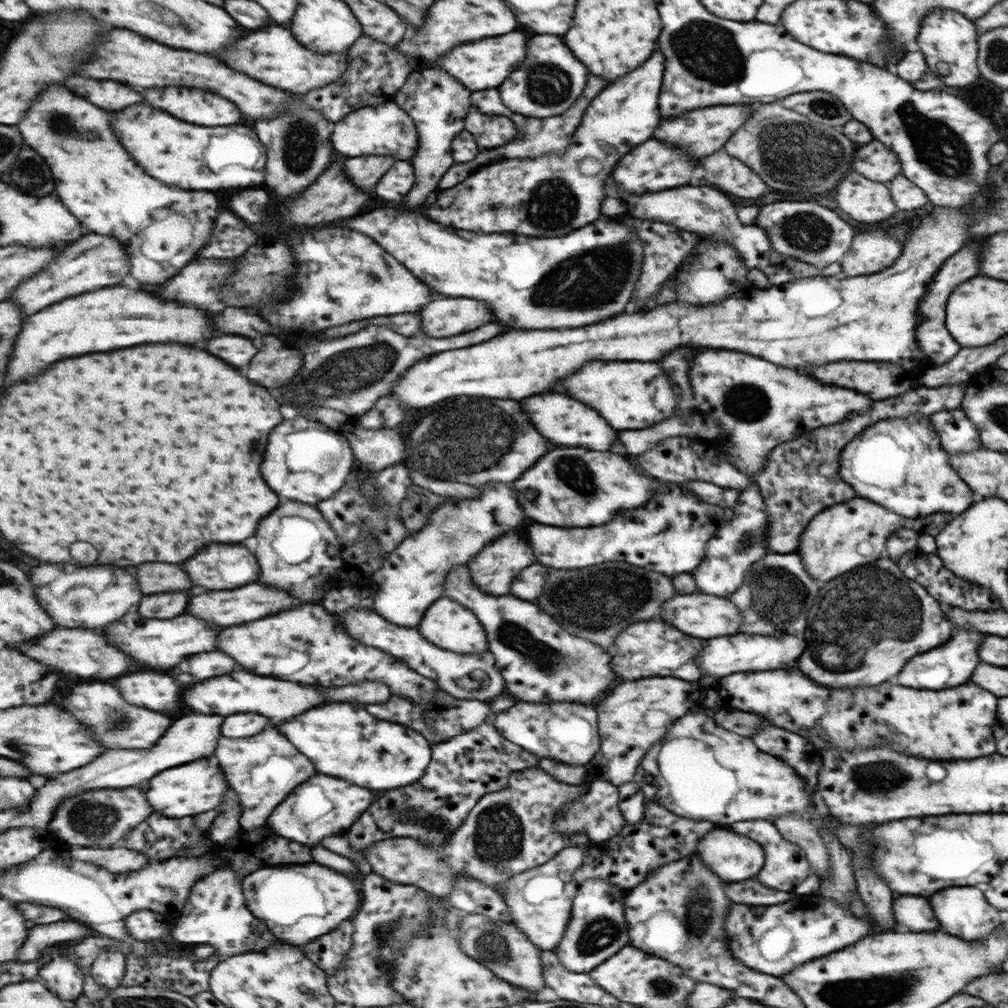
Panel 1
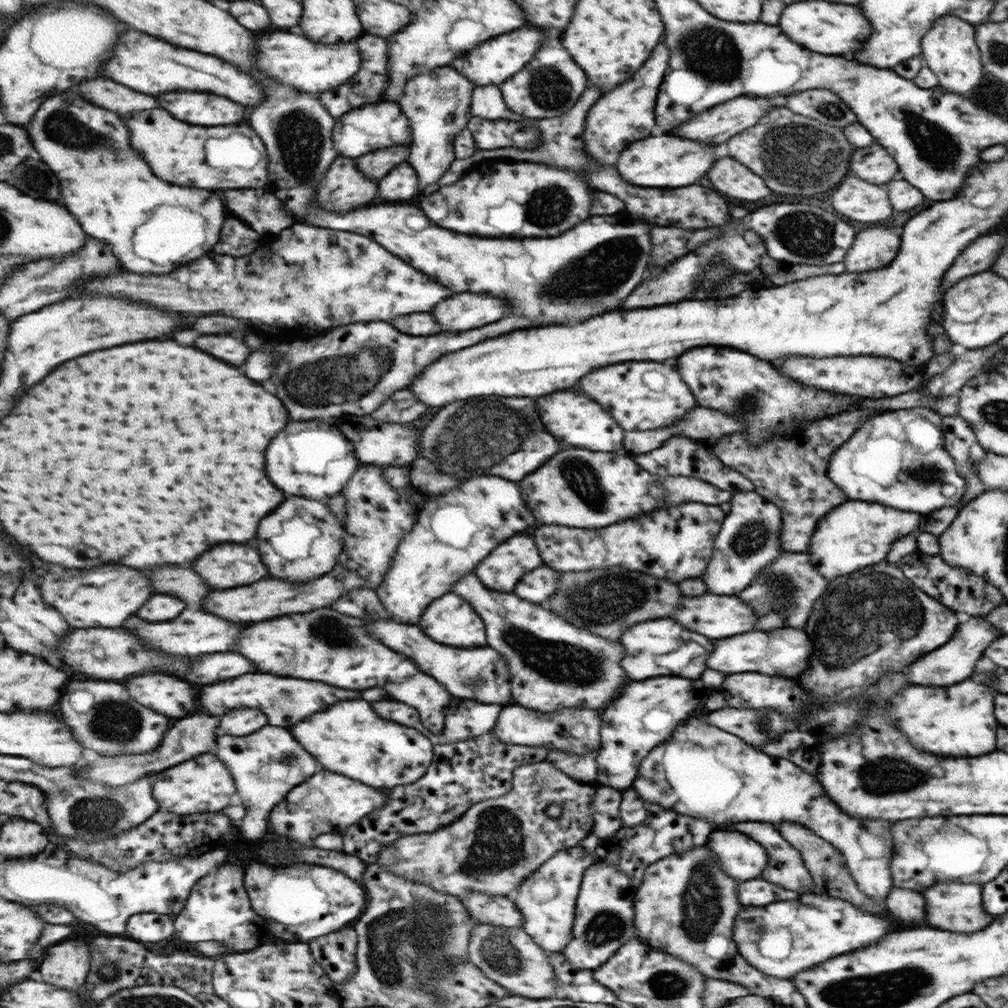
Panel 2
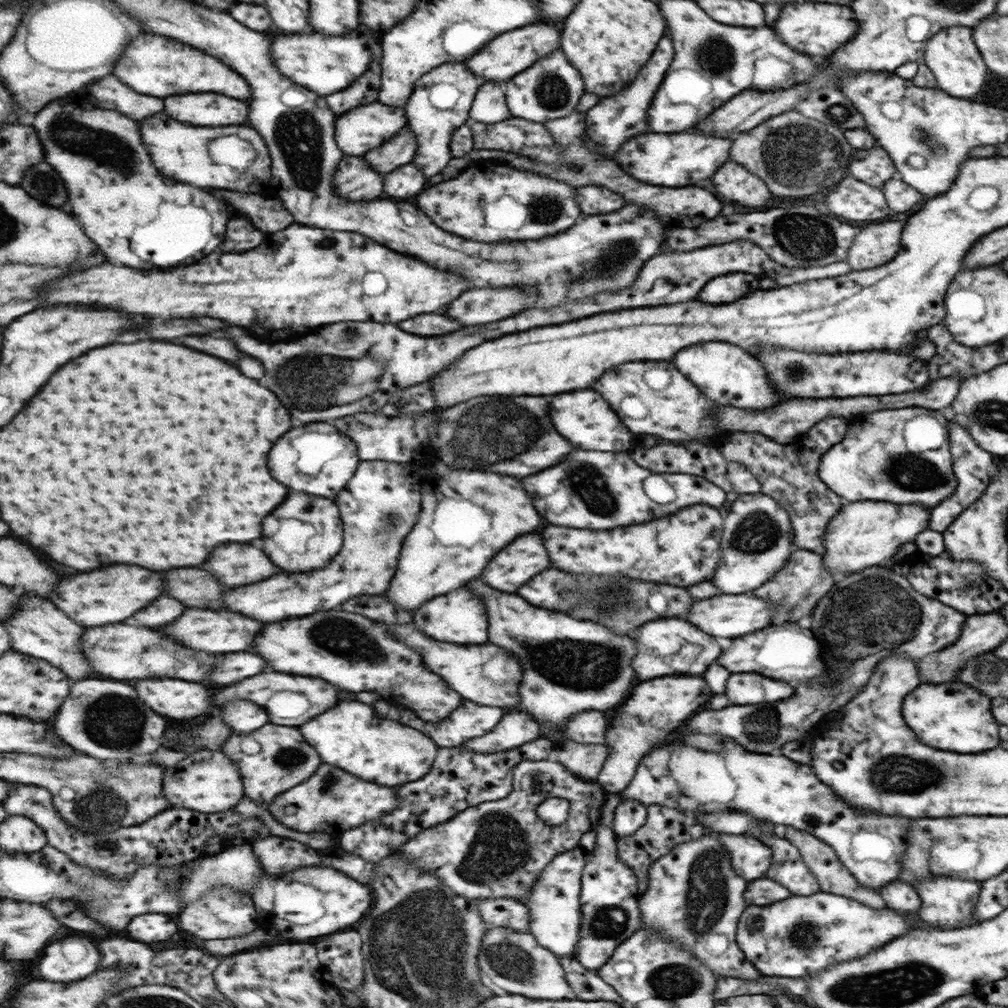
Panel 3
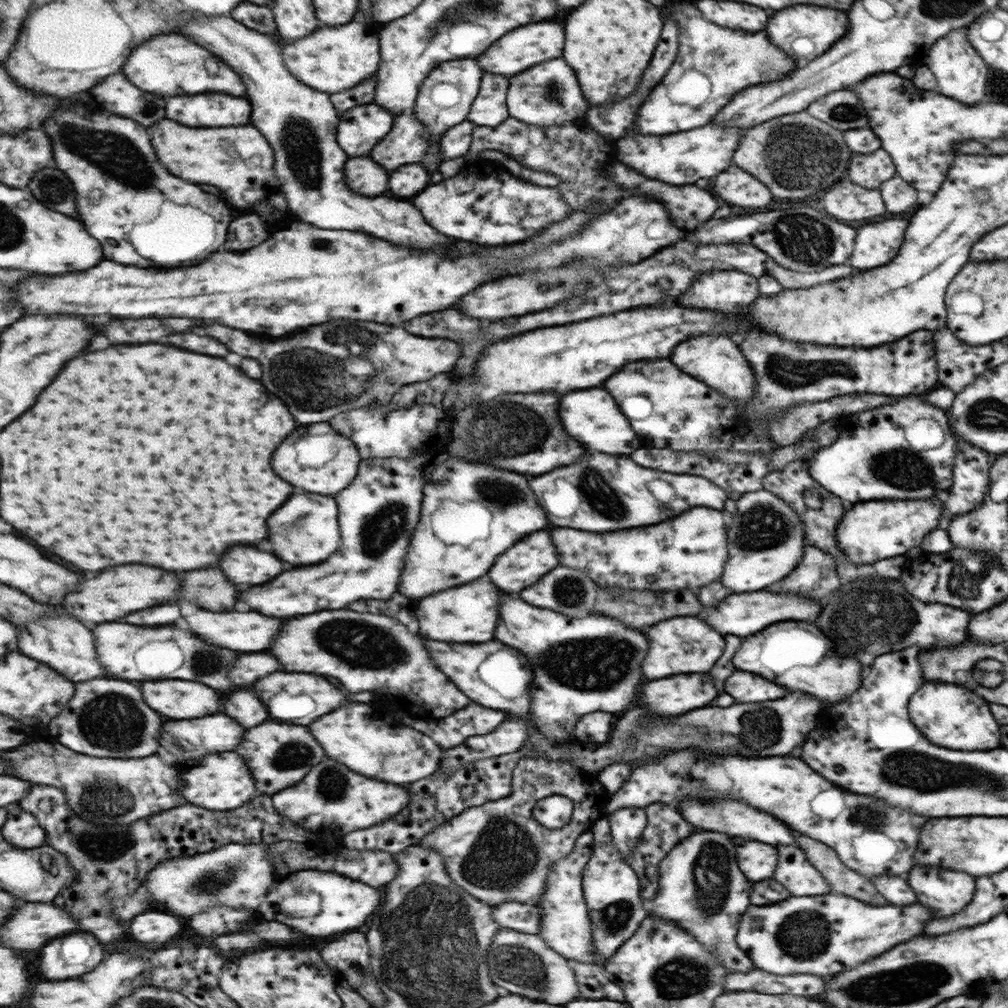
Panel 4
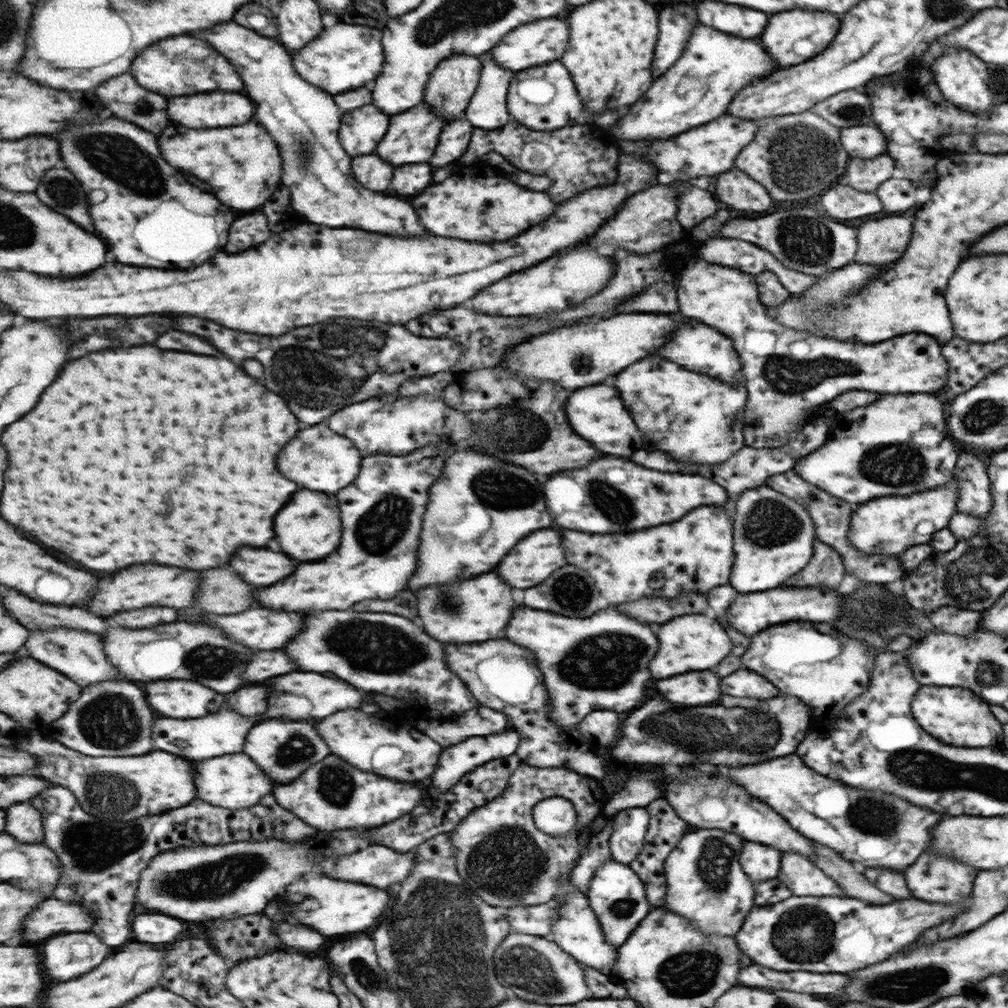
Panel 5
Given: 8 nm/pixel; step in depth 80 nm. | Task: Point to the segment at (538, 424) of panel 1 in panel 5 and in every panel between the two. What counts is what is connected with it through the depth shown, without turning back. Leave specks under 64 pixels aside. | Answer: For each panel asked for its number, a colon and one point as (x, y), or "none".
2: (571, 418)
3: (583, 417)
4: (590, 416)
5: (597, 413)

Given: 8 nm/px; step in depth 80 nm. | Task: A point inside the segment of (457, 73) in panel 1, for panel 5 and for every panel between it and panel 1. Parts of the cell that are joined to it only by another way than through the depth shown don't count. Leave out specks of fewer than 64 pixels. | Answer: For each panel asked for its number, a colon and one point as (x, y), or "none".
2: (492, 63)
3: (503, 58)
4: (533, 43)
5: (542, 41)

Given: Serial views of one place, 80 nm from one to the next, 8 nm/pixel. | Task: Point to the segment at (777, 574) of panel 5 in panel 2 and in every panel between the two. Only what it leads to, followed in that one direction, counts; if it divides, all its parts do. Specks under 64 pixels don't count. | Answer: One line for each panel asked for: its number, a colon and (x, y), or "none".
2: (748, 541)
3: (757, 535)
4: (767, 540)

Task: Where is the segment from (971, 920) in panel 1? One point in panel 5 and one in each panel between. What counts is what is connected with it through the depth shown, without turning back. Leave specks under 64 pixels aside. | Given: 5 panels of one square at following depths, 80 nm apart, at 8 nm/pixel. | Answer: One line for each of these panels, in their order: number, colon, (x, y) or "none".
2: (953, 907)
3: (947, 902)
4: (945, 892)
5: (934, 879)

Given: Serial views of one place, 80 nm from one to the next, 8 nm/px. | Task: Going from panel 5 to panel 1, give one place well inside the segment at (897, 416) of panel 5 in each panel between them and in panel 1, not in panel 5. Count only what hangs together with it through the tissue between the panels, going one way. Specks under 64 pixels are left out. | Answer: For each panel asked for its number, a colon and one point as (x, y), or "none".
1: (901, 466)
2: (906, 468)
3: (890, 455)
4: (895, 452)

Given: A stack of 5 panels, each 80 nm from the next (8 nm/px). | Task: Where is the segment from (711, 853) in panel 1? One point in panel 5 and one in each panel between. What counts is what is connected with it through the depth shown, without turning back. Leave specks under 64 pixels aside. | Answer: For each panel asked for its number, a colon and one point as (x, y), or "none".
2: (740, 857)
3: (751, 858)
4: (757, 859)
5: (761, 861)

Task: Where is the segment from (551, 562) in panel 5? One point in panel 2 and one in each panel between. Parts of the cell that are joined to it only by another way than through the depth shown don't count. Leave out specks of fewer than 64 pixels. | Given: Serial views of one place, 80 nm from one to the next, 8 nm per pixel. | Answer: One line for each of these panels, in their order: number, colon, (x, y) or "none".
2: (501, 571)
3: (514, 565)
4: (530, 559)

